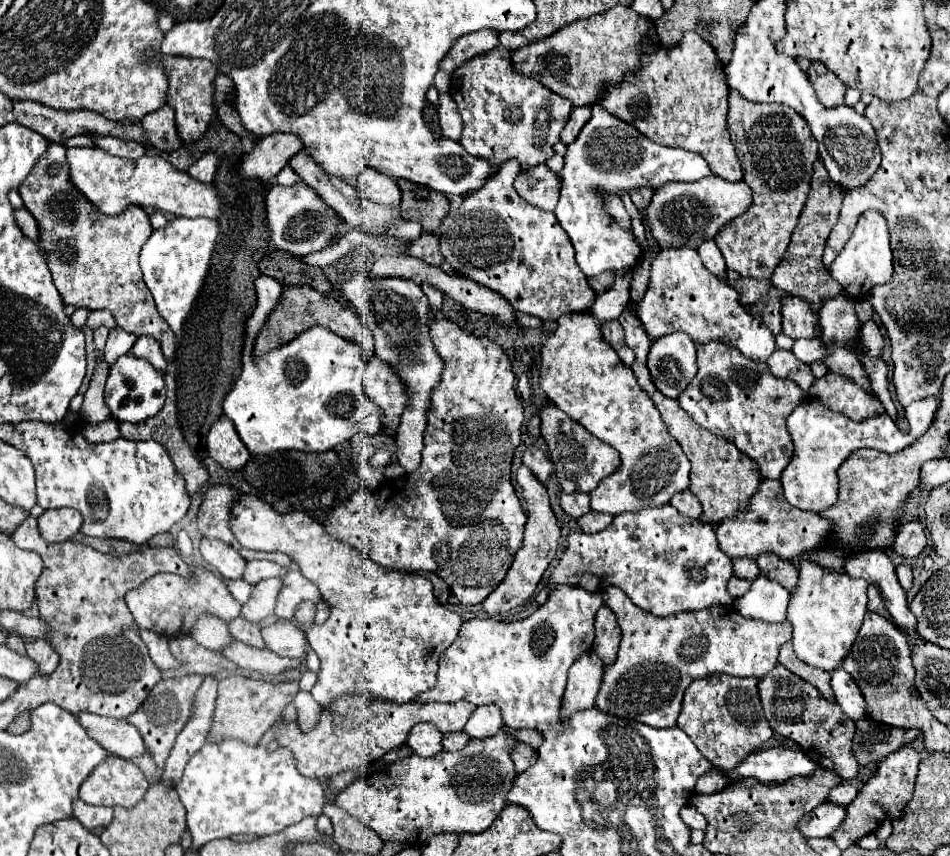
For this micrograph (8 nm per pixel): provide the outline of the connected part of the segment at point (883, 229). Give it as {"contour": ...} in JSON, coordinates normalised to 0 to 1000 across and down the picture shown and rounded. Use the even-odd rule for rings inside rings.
{"contour":[[[912,245],[903,256],[901,271],[897,273],[895,283],[888,292],[880,299],[880,304],[872,313],[874,322],[888,336],[888,341],[899,348],[907,350],[916,343],[916,339],[924,332],[933,332],[939,322],[939,292],[937,292],[937,271],[935,262],[924,245]]]}

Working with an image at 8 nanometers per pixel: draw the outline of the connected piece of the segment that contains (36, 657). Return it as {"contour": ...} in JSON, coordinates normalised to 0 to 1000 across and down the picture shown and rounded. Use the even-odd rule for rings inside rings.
{"contour":[[[36,748],[27,752],[27,766],[38,773],[40,790],[53,790],[61,778],[61,764],[46,748]]]}

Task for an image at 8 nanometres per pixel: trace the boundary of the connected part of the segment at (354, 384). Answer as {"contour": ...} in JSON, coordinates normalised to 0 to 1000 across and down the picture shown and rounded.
{"contour":[[[284,322],[269,325],[267,334],[272,350],[259,381],[255,437],[236,465],[236,484],[246,493],[261,526],[265,530],[286,526],[343,528],[377,505],[398,507],[402,481],[381,456],[385,423],[377,400],[364,397],[341,381],[328,381],[278,416],[265,414],[272,390],[293,357],[299,339],[299,334]]]}

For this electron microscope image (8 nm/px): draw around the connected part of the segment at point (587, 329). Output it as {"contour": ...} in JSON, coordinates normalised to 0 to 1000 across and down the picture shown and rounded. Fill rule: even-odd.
{"contour":[[[665,315],[648,318],[646,334],[627,348],[623,364],[596,367],[587,371],[587,383],[583,393],[575,397],[575,402],[571,404],[571,428],[568,428],[568,453],[573,456],[577,467],[581,472],[587,472],[592,481],[596,481],[608,495],[613,495],[623,509],[648,523],[655,535],[653,547],[644,556],[636,558],[625,575],[621,575],[623,596],[640,598],[644,603],[659,598],[659,596],[667,598],[667,596],[676,596],[684,591],[703,589],[712,575],[718,575],[724,570],[724,554],[726,554],[726,537],[718,528],[712,512],[705,509],[703,500],[699,498],[695,488],[693,477],[688,477],[680,458],[672,453],[667,435],[655,425],[655,421],[648,416],[648,409],[636,400],[634,388],[632,388],[634,376],[651,371],[657,364],[663,350],[663,329],[665,329]]]}

